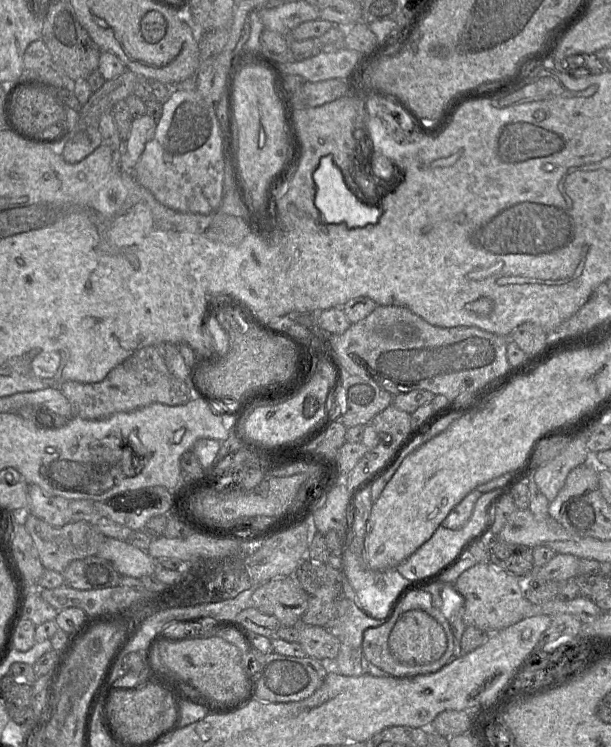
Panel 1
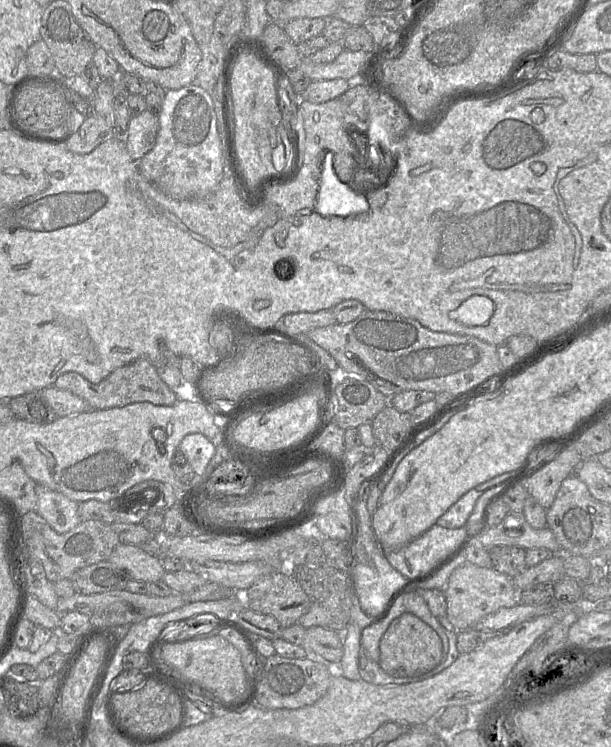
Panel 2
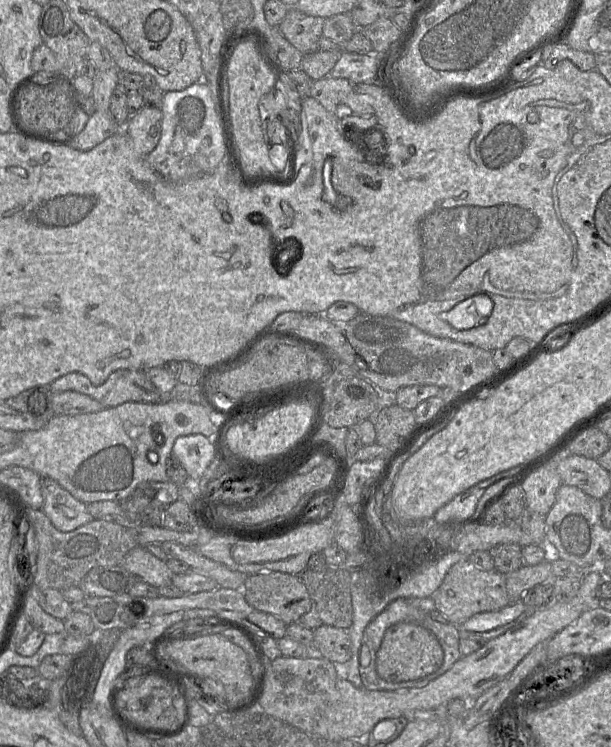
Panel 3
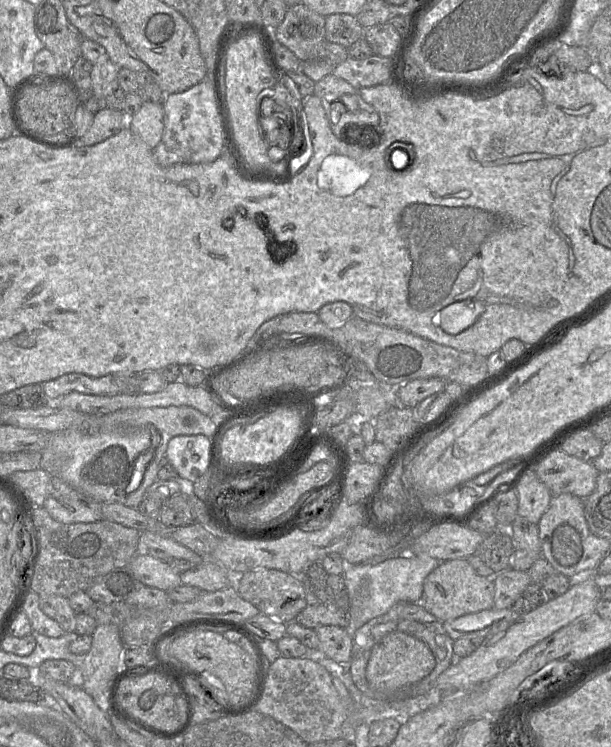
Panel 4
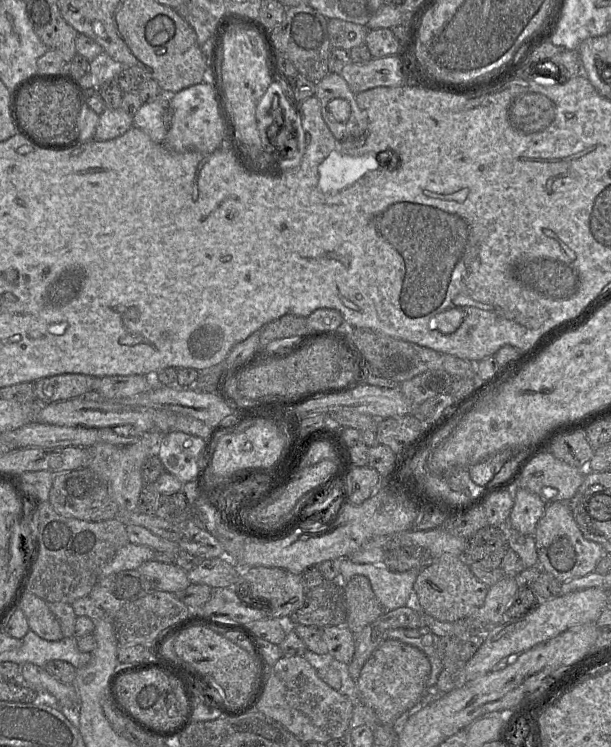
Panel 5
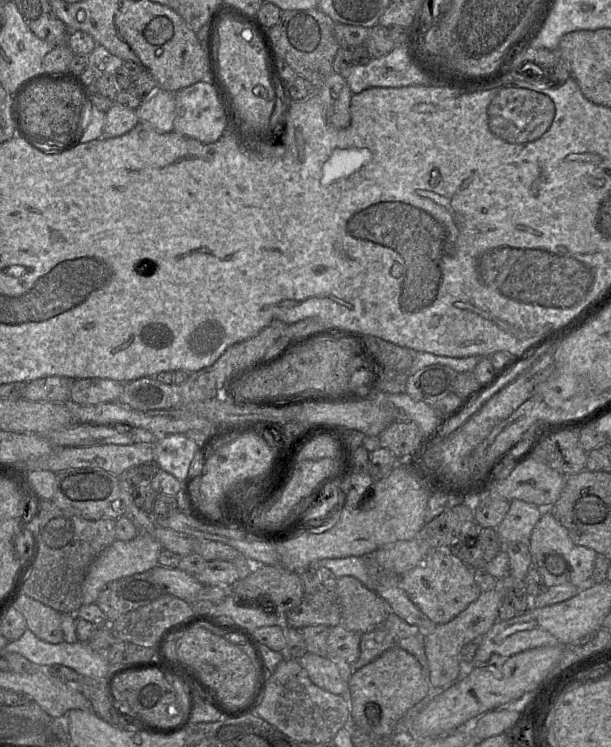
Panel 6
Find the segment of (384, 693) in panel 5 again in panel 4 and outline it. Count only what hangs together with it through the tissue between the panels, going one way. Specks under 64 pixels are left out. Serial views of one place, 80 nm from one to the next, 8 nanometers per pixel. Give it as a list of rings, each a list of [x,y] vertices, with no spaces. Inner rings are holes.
[[[387,622],[375,625],[372,637],[375,645],[366,667],[366,679],[372,689],[377,691],[393,691],[407,685],[420,682],[434,669],[436,660],[430,648],[421,640],[403,632],[391,632],[397,628],[398,622]]]

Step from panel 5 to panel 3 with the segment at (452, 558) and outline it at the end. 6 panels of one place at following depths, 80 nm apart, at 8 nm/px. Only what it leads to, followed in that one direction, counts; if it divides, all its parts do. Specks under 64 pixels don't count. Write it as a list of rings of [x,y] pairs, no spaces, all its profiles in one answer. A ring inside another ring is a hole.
[[[468,559],[456,563],[446,574],[433,594],[434,608],[451,624],[461,626],[478,613],[494,612],[508,606],[510,598],[506,591],[505,576],[494,571],[483,571]]]

